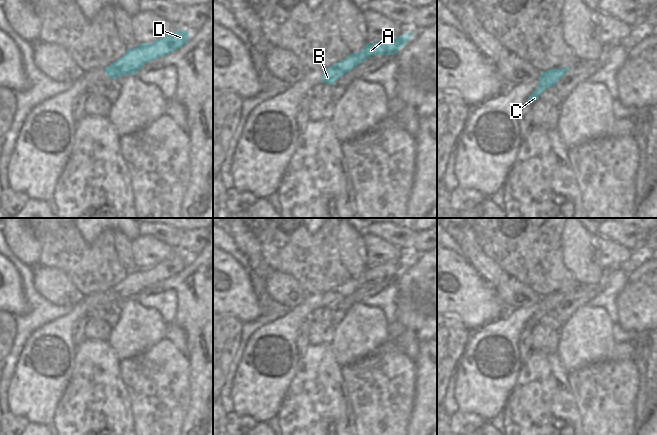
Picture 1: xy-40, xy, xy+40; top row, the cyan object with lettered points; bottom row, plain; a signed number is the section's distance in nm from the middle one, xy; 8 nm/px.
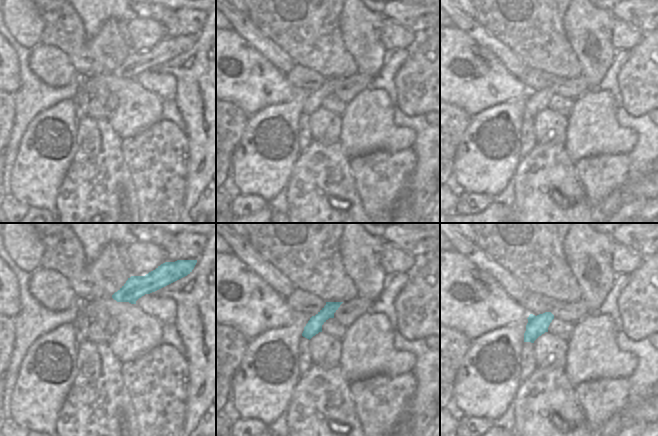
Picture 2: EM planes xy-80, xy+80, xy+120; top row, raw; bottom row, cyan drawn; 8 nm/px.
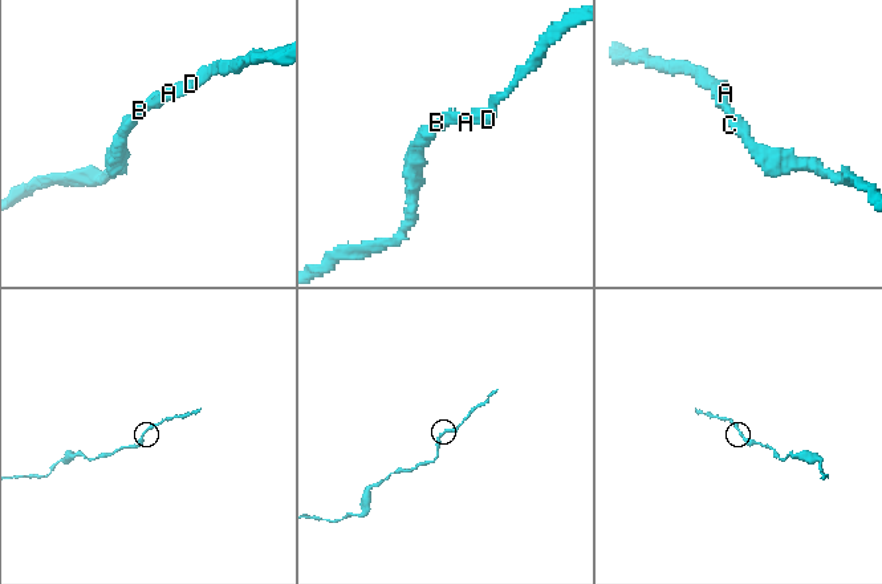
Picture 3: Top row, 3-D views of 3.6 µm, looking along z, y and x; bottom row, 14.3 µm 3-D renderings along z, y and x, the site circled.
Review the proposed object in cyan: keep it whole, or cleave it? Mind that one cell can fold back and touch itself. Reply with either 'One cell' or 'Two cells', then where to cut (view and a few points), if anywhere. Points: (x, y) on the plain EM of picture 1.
One cell. No split.

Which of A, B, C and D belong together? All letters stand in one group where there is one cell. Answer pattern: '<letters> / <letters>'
A B C D

